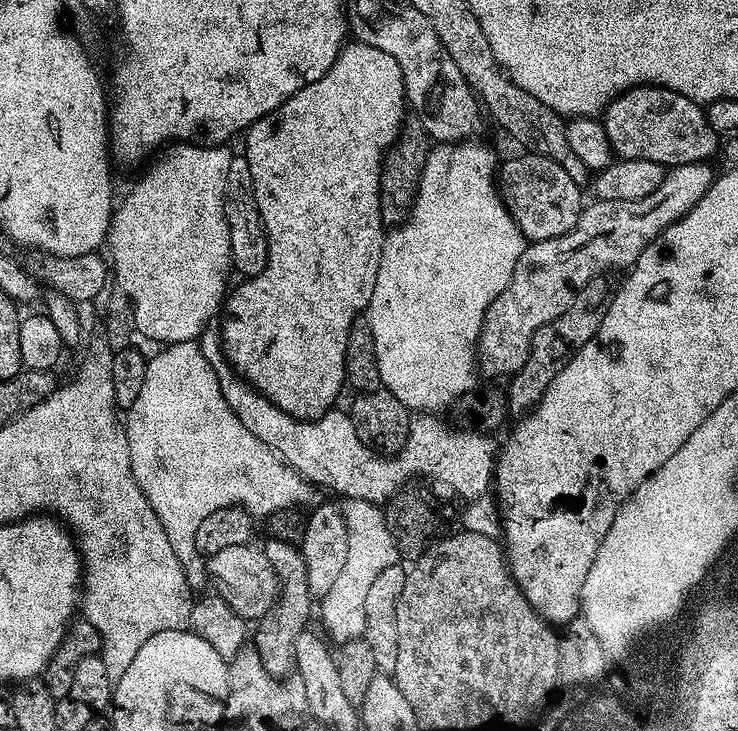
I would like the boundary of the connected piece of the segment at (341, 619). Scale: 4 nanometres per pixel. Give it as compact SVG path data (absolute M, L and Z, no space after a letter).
M345 499L342 511L346 518L346 530L350 550L346 554L346 566L342 566L342 574L334 586L319 601L318 618L324 628L337 642L359 640L366 630L366 593L369 592L374 578L386 570L386 566L397 563L398 553L394 546L394 538L390 538L390 530L384 524L384 513L380 504L372 504L369 500Z

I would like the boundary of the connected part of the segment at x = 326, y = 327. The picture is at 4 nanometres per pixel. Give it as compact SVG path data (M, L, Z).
M348 42L341 47L334 66L330 66L330 70L326 70L326 74L322 74L318 82L302 86L302 90L286 98L286 102L282 102L278 110L258 118L258 122L251 124L248 131L243 133L242 155L250 162L252 189L256 191L256 205L264 217L264 229L268 235L268 257L266 266L257 276L241 279L239 281L241 284L227 293L222 304L224 321L218 324L218 331L227 363L232 365L236 375L295 420L316 420L319 416L333 411L335 404L332 403L339 398L340 391L346 388L344 375L346 338L352 323L367 309L370 294L374 294L374 282L378 282L378 262L382 258L382 246L386 235L386 227L379 216L380 170L384 156L398 140L402 125L405 123L404 108L406 112L402 70L398 70L398 62L394 62L394 58L386 54L386 50L378 50L378 46Z

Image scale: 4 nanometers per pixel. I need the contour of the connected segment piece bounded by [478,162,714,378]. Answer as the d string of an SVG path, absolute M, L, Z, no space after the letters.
M708 162L677 164L665 175L660 187L655 188L650 194L646 194L646 198L596 200L589 208L587 205L581 211L578 222L566 234L562 234L558 238L531 241L525 247L522 258L518 258L518 266L514 266L514 274L506 286L506 290L502 290L502 294L498 294L498 298L494 298L494 302L490 302L490 306L486 310L478 345L479 371L483 375L485 372L488 376L504 376L503 378L511 377L513 372L518 371L522 362L528 360L530 342L534 338L534 334L538 334L538 330L542 326L546 326L546 322L558 318L558 314L562 314L562 310L566 310L566 306L570 306L570 302L574 302L578 290L582 290L582 286L586 286L586 282L590 282L590 278L607 273L609 271L607 268L627 269L642 254L642 250L646 250L646 246L652 239L674 222L678 222L696 205L702 198L702 194L706 194L706 190L712 184L714 179L712 166Z

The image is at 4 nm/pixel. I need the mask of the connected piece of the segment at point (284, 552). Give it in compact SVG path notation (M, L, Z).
M268 538L268 541L263 541L262 547L266 558L270 558L270 566L274 566L278 591L272 609L260 617L255 625L254 645L266 671L274 678L286 678L296 666L294 642L298 634L309 627L308 618L311 614L313 617L314 597L306 574L306 562L297 545L279 538Z

